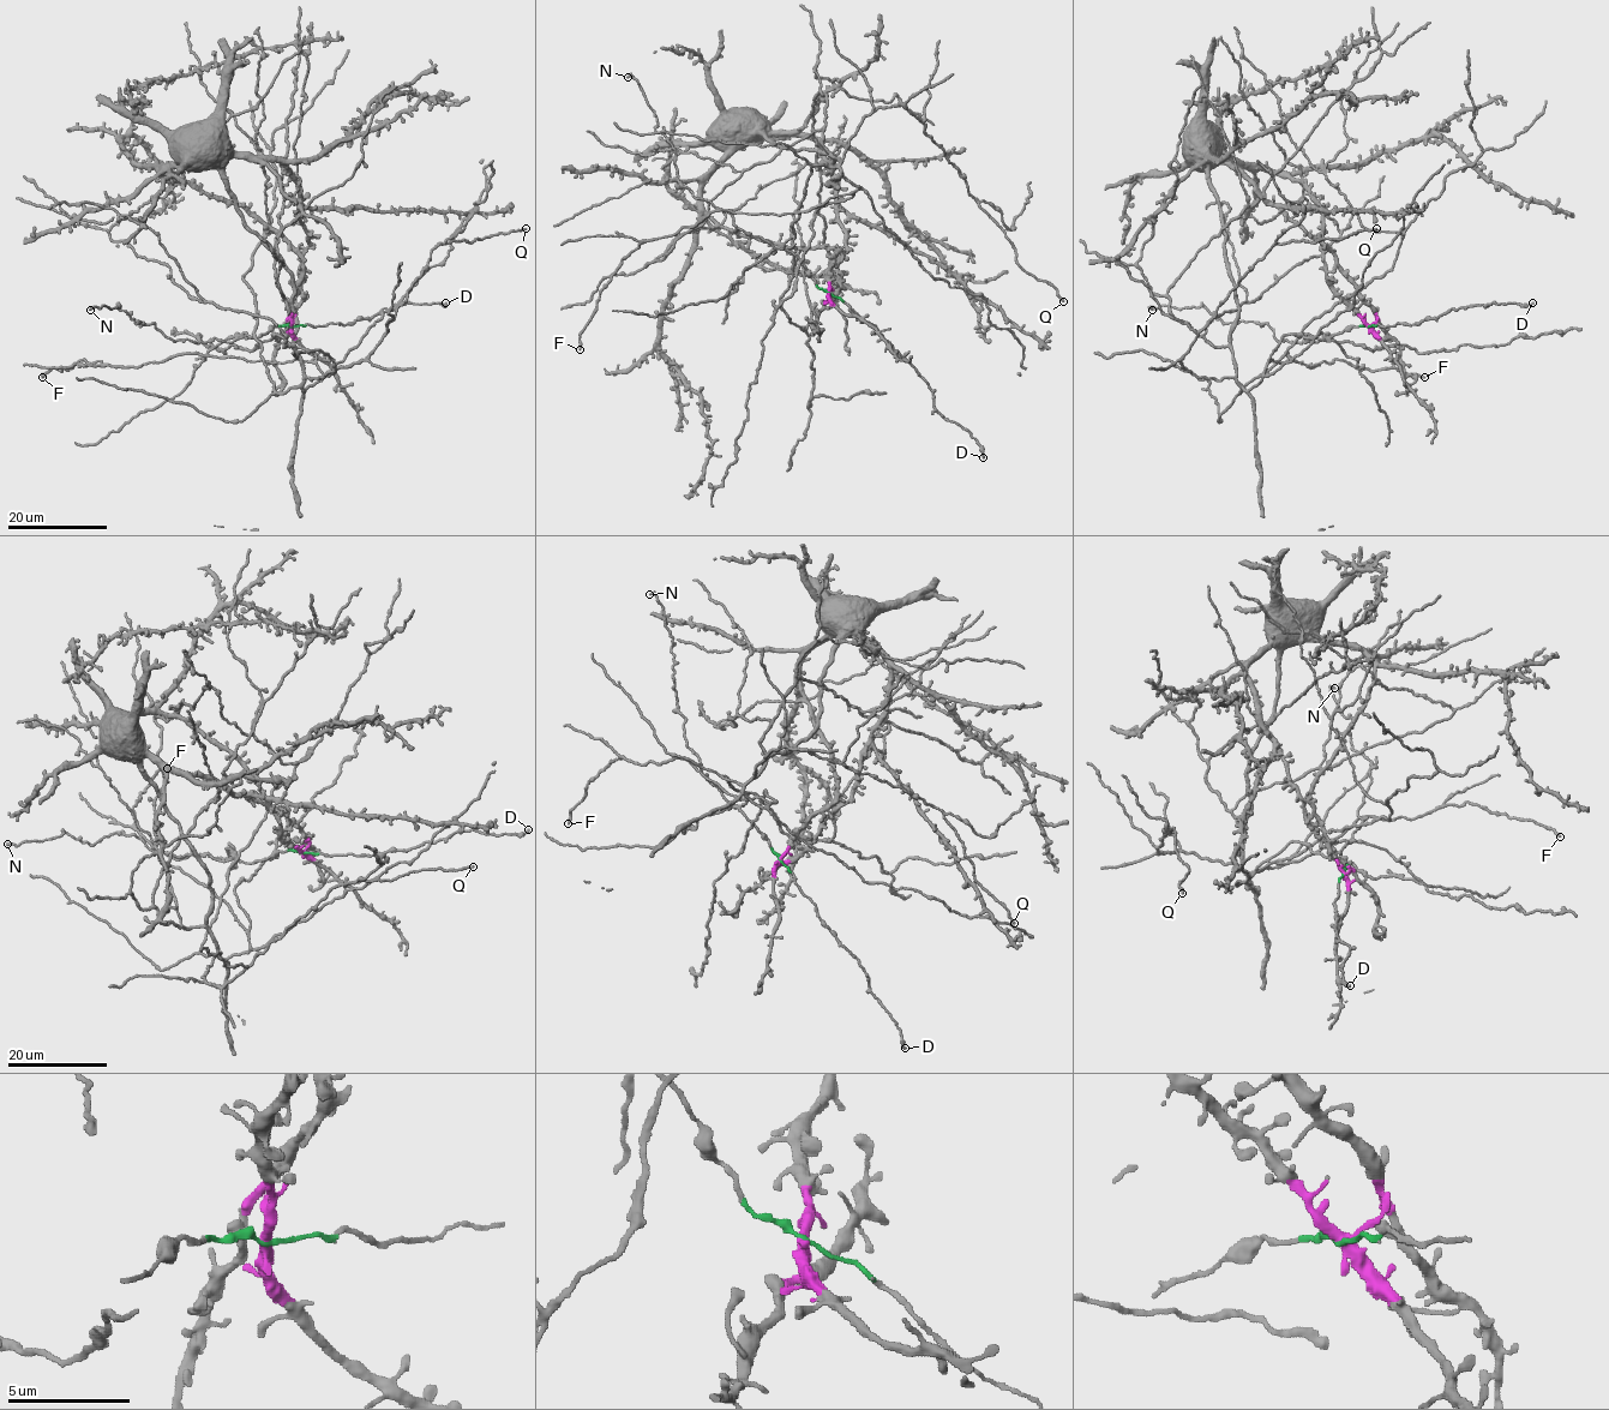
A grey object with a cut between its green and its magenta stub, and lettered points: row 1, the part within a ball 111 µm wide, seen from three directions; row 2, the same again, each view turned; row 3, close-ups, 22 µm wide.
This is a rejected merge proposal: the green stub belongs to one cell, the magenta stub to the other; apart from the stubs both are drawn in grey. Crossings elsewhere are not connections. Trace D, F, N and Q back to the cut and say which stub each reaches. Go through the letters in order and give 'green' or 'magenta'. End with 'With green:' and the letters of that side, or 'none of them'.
D: green
F: magenta
N: green
Q: magenta
With green: D, N

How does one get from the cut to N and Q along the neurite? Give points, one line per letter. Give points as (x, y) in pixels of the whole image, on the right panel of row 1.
N: (1369, 326), (1292, 343), (1278, 341), (1266, 323), (1224, 323), (1202, 305), (1152, 310)
Q: (1369, 326), (1376, 312), (1336, 256), (1208, 156), (1236, 374), (1180, 364), (1276, 244), (1376, 228)

